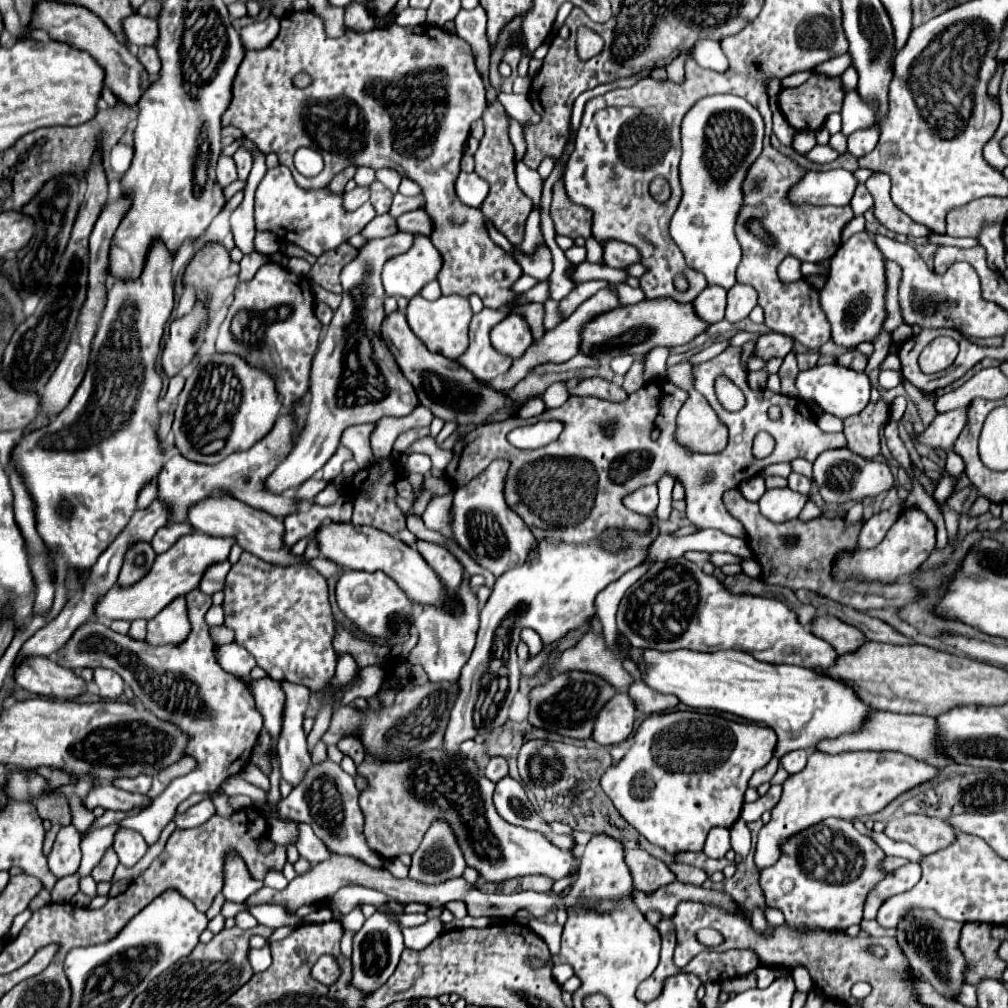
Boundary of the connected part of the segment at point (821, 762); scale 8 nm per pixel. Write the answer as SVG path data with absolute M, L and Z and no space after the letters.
M812 752L808 758L808 764L804 772L798 776L790 776L784 782L784 792L780 802L772 810L772 818L768 824L762 826L758 834L758 844L756 844L756 854L754 854L754 864L758 872L764 868L772 866L780 854L782 854L782 844L792 838L794 834L822 822L824 818L844 818L844 820L854 820L858 816L868 816L874 812L880 812L890 800L894 800L898 794L932 780L938 774L938 770L922 760L914 760L910 756L902 756L902 752L842 752L838 756L826 756L824 752Z

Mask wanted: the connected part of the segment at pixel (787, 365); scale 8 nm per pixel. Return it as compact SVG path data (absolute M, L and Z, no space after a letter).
M790 352L786 358L784 358L784 364L778 372L780 380L782 380L782 394L786 396L798 396L798 390L794 388L794 376L798 374L798 366L796 366L796 356L794 352Z

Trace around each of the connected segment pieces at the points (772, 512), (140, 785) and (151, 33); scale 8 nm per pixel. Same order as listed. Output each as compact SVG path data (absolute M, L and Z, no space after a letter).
M772 488L766 490L760 498L760 512L772 520L772 522L786 522L798 518L804 504L808 502L808 496L794 492L790 488Z
M140 774L140 776L136 776L136 778L126 778L126 776L122 776L122 778L114 778L112 780L112 786L116 786L116 788L122 788L122 790L126 790L126 792L140 792L140 794L146 794L146 790L150 790L150 776L146 776L146 774Z
M132 14L124 20L126 42L130 46L154 46L158 40L158 22L140 14Z

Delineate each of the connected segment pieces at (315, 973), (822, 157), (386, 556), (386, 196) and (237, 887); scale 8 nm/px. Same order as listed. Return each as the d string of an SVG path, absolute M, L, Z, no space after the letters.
M324 954L324 956L320 956L318 962L312 966L310 976L312 976L314 980L318 980L320 984L330 986L330 984L334 984L334 982L338 980L338 976L340 976L340 966L338 966L338 962L336 962L334 956Z
M816 144L808 154L806 154L806 158L810 158L812 162L818 162L818 164L826 164L826 162L832 162L836 156L840 156L834 148L830 148L828 144L826 146L820 146L820 144Z
M324 522L316 530L316 544L318 544L324 558L336 562L342 568L384 572L406 592L406 596L410 600L416 600L420 604L442 604L444 608L458 610L458 604L454 600L450 600L450 596L444 592L438 576L434 576L434 572L422 560L422 556L418 556L418 552L414 548L410 548L408 544L404 544L402 540L398 540L378 528L356 526L352 522L346 522L346 524Z
M378 180L370 184L370 192L372 192L370 202L372 202L372 206L376 208L376 214L384 214L384 212L388 212L394 194L392 194L390 190L386 190L382 184L378 184Z
M230 856L226 862L226 884L224 884L224 896L226 898L248 898L252 888L262 888L264 884L260 880L250 880L246 876L246 866L240 864L238 856Z

